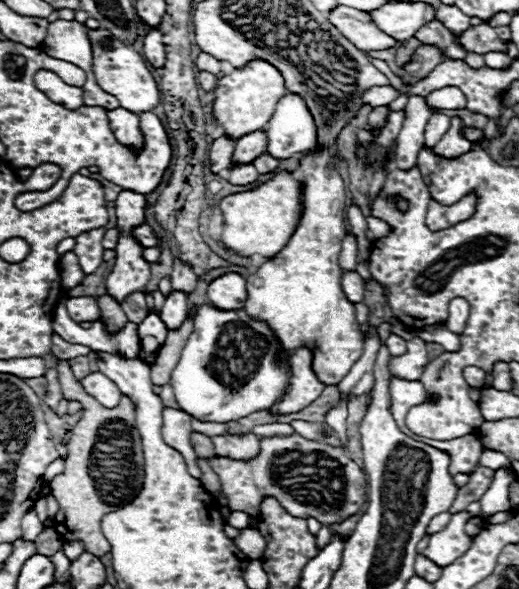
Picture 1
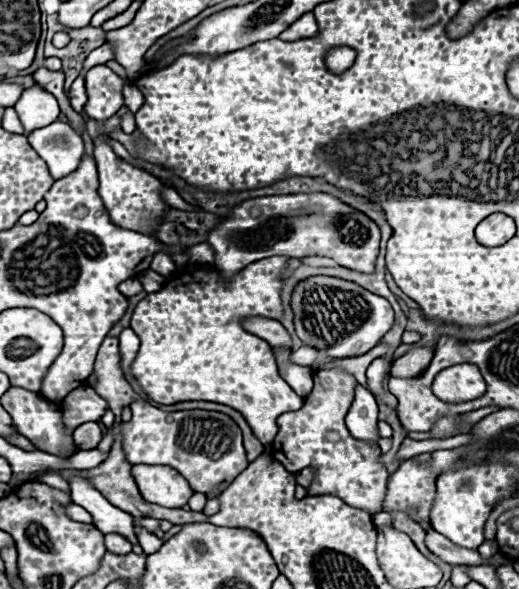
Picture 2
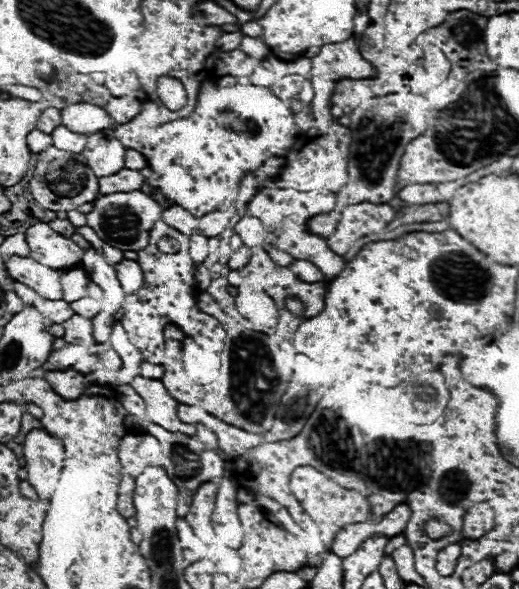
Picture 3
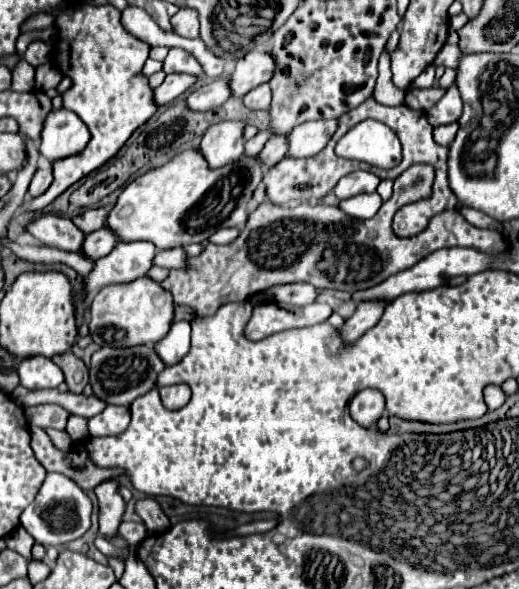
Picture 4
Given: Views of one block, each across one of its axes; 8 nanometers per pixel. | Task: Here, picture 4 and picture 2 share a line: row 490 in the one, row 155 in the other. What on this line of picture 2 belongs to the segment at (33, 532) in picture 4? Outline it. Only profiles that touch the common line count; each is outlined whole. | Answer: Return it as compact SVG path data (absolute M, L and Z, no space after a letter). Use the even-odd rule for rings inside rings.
M56 120L44 128L32 130L28 142L46 162L54 180L70 176L84 156L84 142L68 122Z

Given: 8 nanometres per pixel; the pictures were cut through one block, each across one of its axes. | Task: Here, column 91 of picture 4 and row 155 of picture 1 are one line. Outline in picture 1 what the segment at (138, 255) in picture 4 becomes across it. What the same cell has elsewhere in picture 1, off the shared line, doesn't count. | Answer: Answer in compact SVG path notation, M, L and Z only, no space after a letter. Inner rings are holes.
M286 94L266 126L268 148L274 158L290 158L298 152L314 152L318 148L318 130L314 118L298 94Z

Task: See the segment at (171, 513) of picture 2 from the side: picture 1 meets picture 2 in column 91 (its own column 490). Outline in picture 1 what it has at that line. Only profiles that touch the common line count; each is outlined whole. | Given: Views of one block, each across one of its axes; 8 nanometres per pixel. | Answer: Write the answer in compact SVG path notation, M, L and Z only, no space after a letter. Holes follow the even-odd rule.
M478 466L478 468L470 474L468 484L458 490L458 496L456 496L456 502L454 502L452 508L450 508L450 514L456 514L456 512L464 510L470 502L480 500L482 494L488 490L490 482L492 482L492 476L494 476L494 470L484 468L484 466Z

